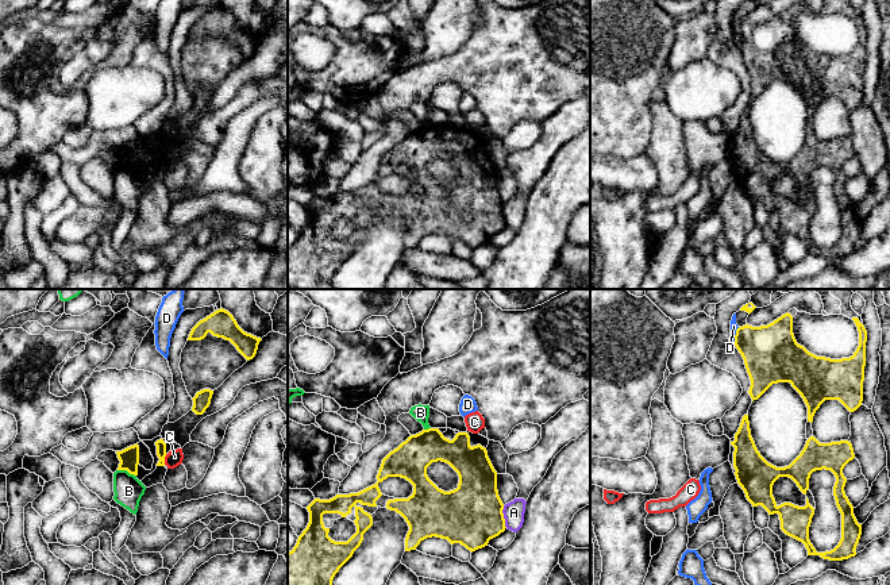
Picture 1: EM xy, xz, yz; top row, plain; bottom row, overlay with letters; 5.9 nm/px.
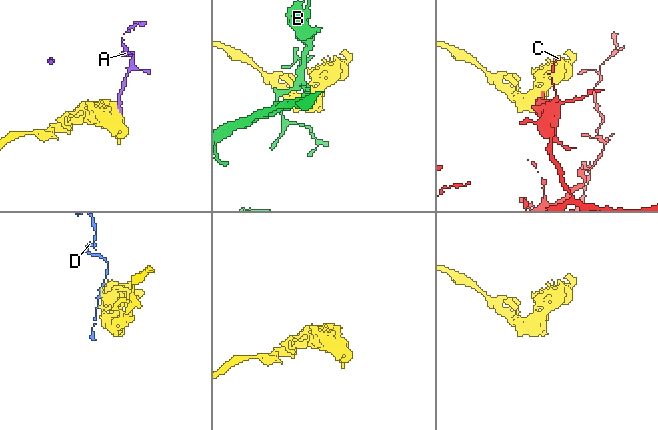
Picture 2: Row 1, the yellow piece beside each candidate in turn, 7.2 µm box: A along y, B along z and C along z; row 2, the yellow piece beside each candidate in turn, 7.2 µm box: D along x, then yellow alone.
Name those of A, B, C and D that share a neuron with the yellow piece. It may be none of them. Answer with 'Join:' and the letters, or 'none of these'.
Join: none of these

